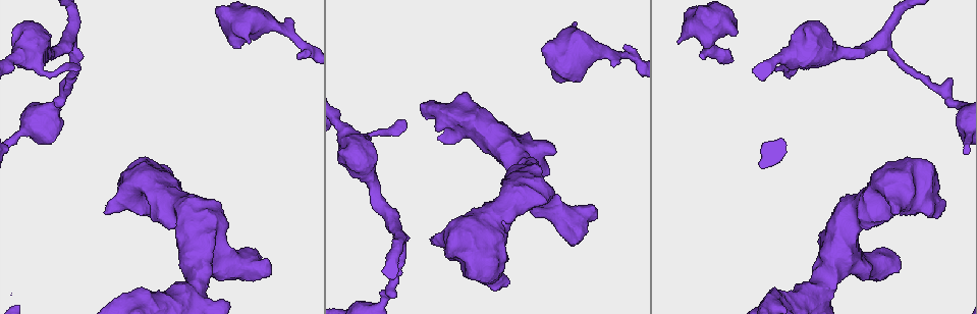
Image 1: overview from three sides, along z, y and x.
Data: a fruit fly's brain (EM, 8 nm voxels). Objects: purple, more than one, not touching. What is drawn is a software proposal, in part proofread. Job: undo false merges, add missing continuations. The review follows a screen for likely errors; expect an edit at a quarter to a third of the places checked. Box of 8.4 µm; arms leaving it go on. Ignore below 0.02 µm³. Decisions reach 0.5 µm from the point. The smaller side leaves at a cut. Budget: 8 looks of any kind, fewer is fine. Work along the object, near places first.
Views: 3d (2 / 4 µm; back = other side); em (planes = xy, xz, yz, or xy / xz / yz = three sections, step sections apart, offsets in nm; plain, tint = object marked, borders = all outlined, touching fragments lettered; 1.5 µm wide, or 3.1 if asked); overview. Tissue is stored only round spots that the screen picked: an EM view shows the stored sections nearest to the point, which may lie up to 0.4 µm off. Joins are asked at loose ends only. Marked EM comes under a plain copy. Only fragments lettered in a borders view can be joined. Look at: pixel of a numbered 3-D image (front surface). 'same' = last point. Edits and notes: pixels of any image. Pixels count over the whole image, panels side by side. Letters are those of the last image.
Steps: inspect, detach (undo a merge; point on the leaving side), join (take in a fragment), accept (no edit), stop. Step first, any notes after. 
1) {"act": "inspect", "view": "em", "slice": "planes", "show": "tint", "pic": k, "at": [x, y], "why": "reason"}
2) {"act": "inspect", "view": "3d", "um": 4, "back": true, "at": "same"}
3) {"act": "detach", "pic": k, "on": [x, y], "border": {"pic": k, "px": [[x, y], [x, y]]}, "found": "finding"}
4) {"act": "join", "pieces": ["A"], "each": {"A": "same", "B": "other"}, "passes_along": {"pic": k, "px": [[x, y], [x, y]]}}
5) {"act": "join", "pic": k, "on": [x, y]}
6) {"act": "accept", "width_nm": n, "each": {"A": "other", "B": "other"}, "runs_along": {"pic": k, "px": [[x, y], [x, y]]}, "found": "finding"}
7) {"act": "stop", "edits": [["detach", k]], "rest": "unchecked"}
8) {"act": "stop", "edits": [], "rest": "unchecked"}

{"act": "inspect", "view": "em", "slice": "planes", "show": "borders", "pic": 1, "at": [573, 23], "why": "thick end"}

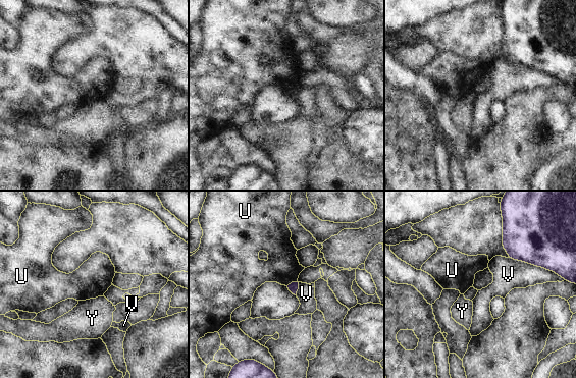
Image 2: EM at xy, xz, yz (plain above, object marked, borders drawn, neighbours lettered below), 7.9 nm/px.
{"act": "accept", "each": {"U": "other", "V": "other", "Y": "other"}, "border": {"pic": 2, "px": [[297, 280], [286, 285]]}, "found": "none of them fits"}

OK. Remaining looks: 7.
{"act": "inspect", "view": "em", "slice": "planes", "show": "borders", "pic": 1, "at": [404, 120], "why": "tapers out"}

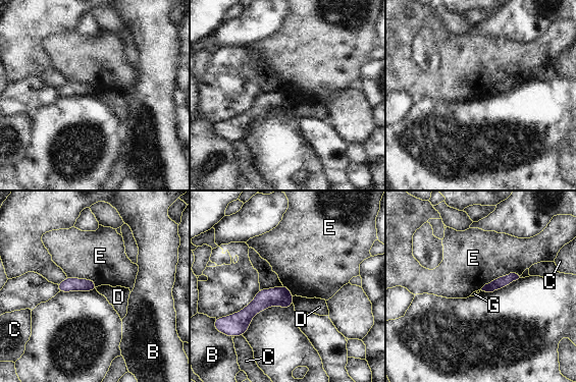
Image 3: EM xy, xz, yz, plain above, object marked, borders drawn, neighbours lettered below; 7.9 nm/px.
{"act": "accept", "each": {"B": "other", "C": "other", "D": "other", "E": "other", "G": "other"}, "border": {"pic": 3, "px": [[519, 275], [507, 273], [480, 289]]}, "found": "no lettered fragment goes on from it"}

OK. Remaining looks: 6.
{"act": "inspect", "view": "em", "slice": "xz", "step": 4, "show": "borders", "pic": 1, "at": [910, 211], "why": "stops while still wide"}

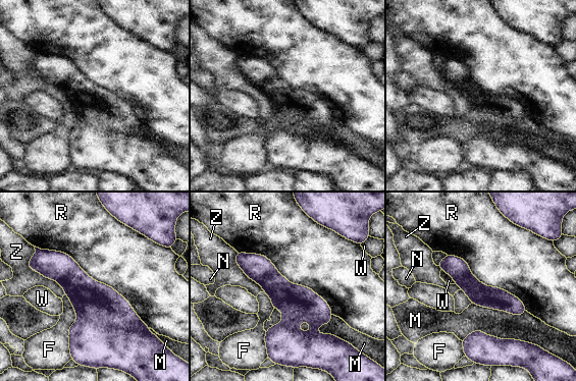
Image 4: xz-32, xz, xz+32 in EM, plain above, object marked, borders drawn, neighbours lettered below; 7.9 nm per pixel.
{"act": "accept", "longest_contact_nm": ["R", 1100], "each": {"F": "other", "M": "other", "N": "other", "R": "other", "W": "other", "Z": "other"}, "found": "none of them fits"}

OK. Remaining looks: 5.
{"act": "stop", "edits": [], "rest": "unchecked"}

